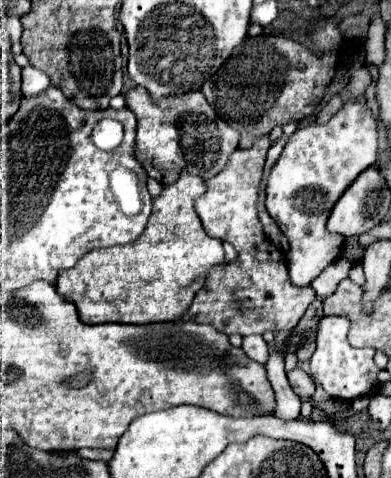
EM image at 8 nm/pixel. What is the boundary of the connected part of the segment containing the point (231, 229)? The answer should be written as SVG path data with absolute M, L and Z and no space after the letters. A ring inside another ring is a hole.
M261 136L251 148L235 150L227 166L215 178L207 180L207 192L195 202L205 232L233 244L237 250L237 260L209 272L205 286L197 292L191 308L183 314L183 322L191 320L211 324L227 336L263 334L267 330L281 332L291 330L315 300L315 290L311 286L297 288L291 284L285 256L263 234L263 226L257 216L259 182L269 146L269 136Z

